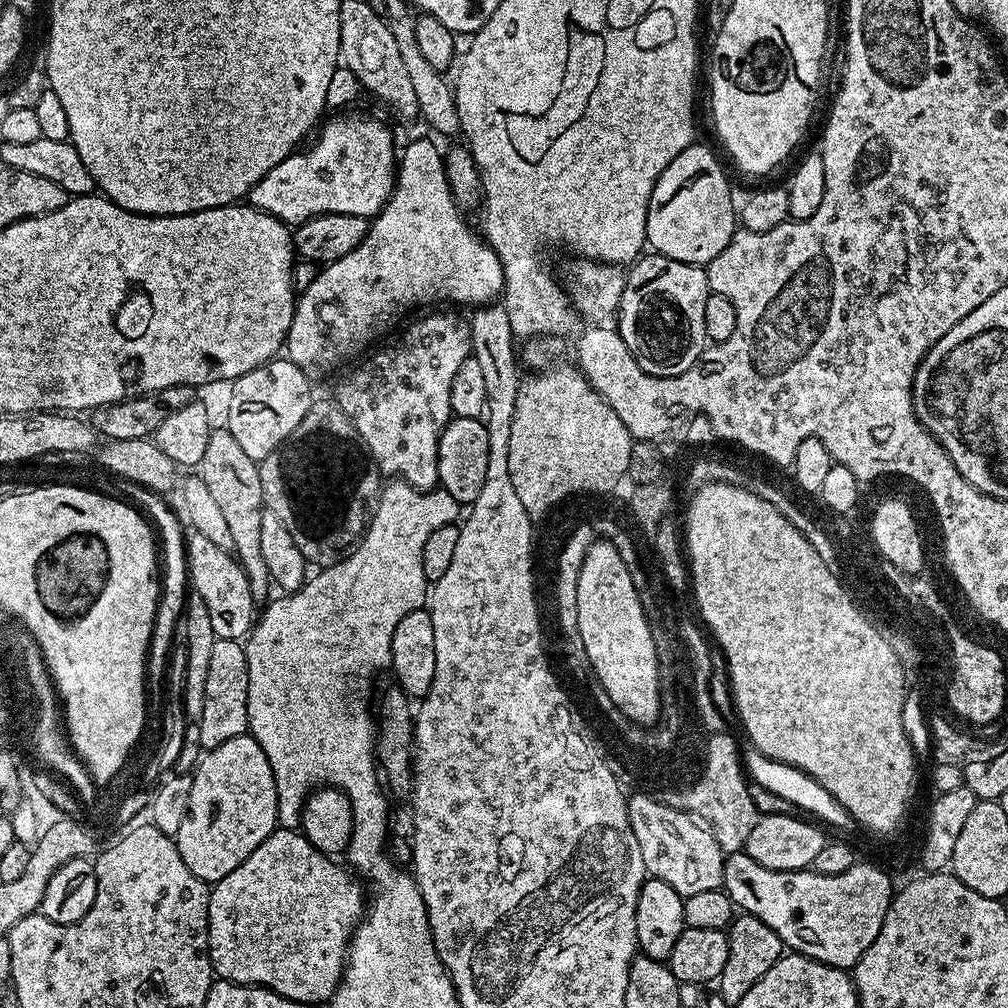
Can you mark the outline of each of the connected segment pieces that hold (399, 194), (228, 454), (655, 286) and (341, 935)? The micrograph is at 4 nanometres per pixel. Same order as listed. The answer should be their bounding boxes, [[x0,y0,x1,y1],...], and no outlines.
[[286,140,504,378],[198,426,274,606],[618,254,709,376],[208,827,366,1006]]

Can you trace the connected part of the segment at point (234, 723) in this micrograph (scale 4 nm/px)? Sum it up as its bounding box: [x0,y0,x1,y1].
[198,640,248,749]

